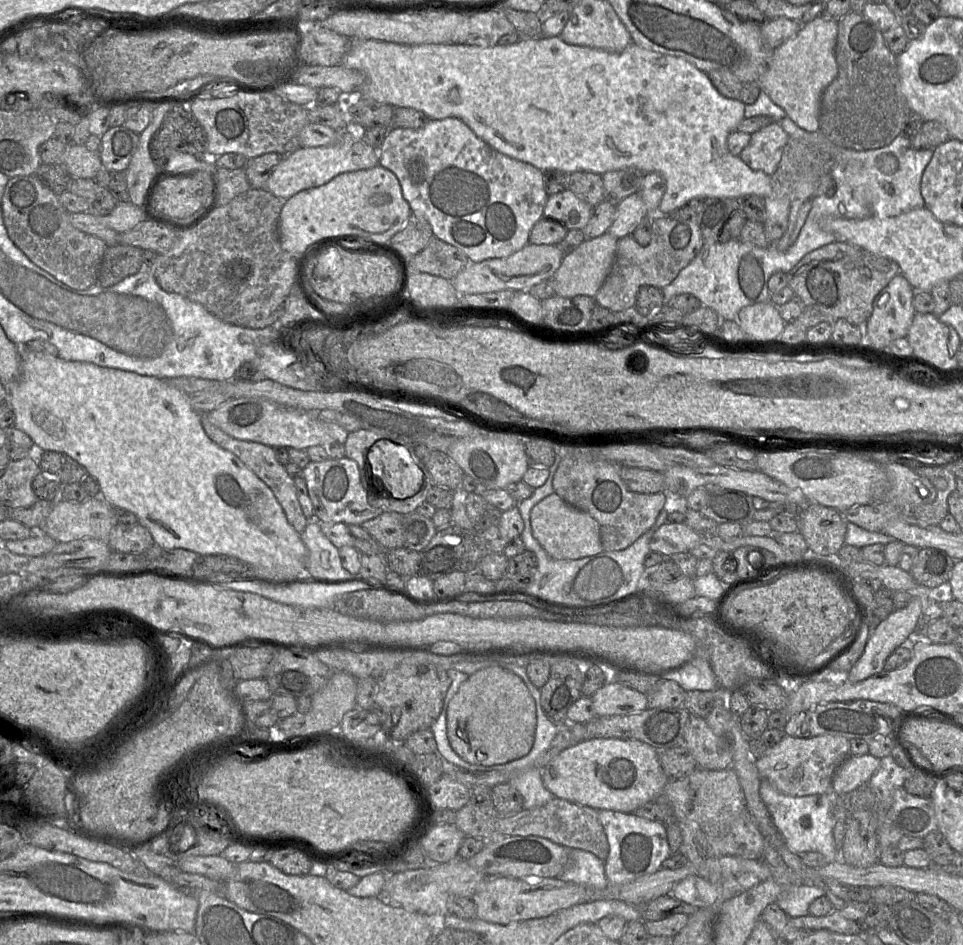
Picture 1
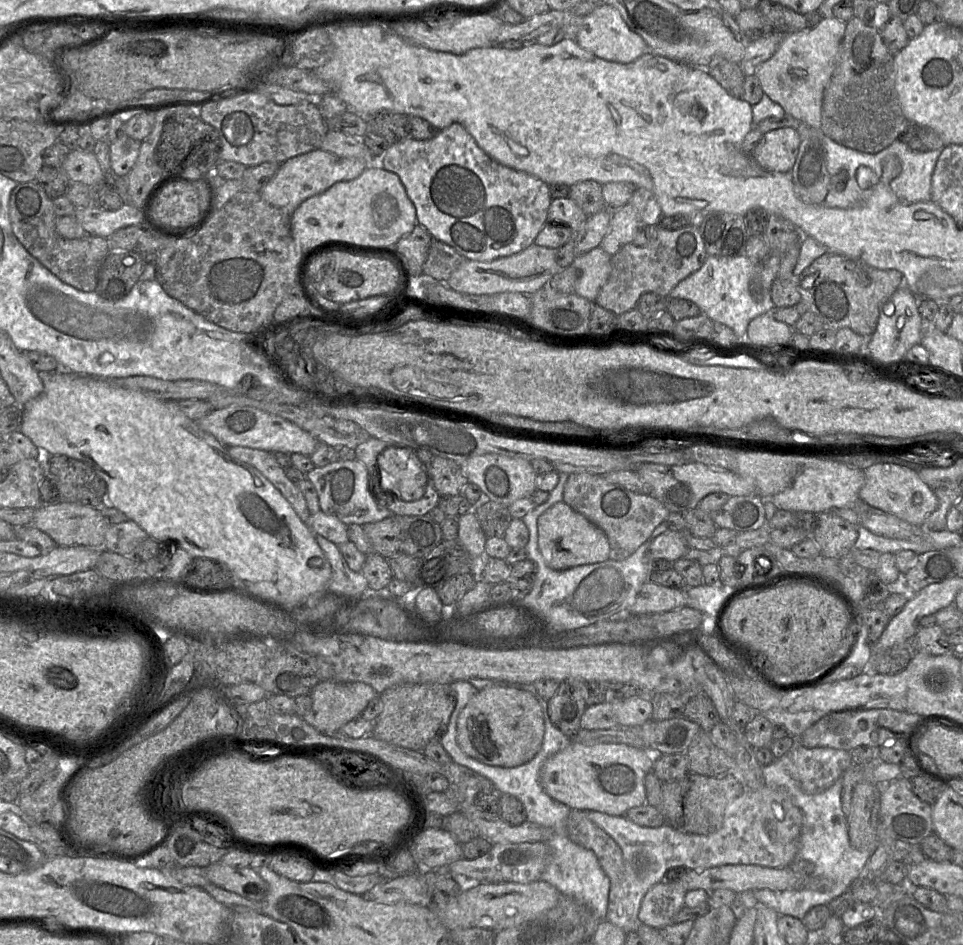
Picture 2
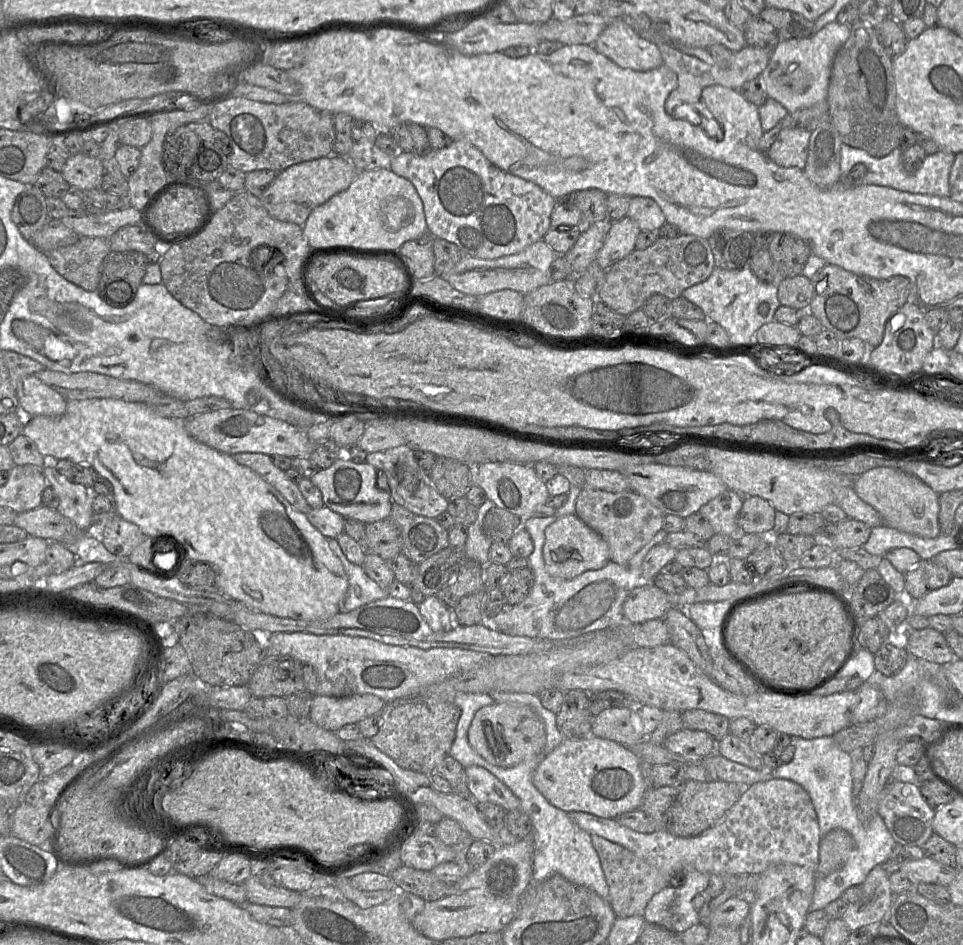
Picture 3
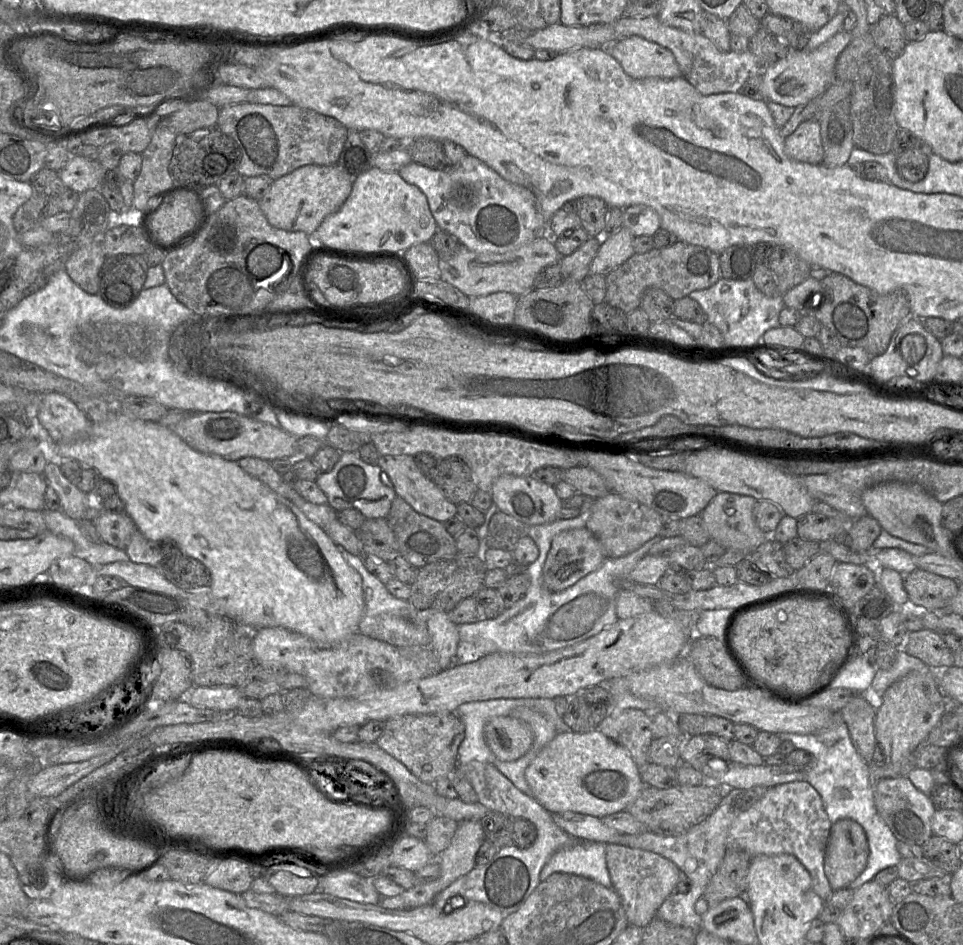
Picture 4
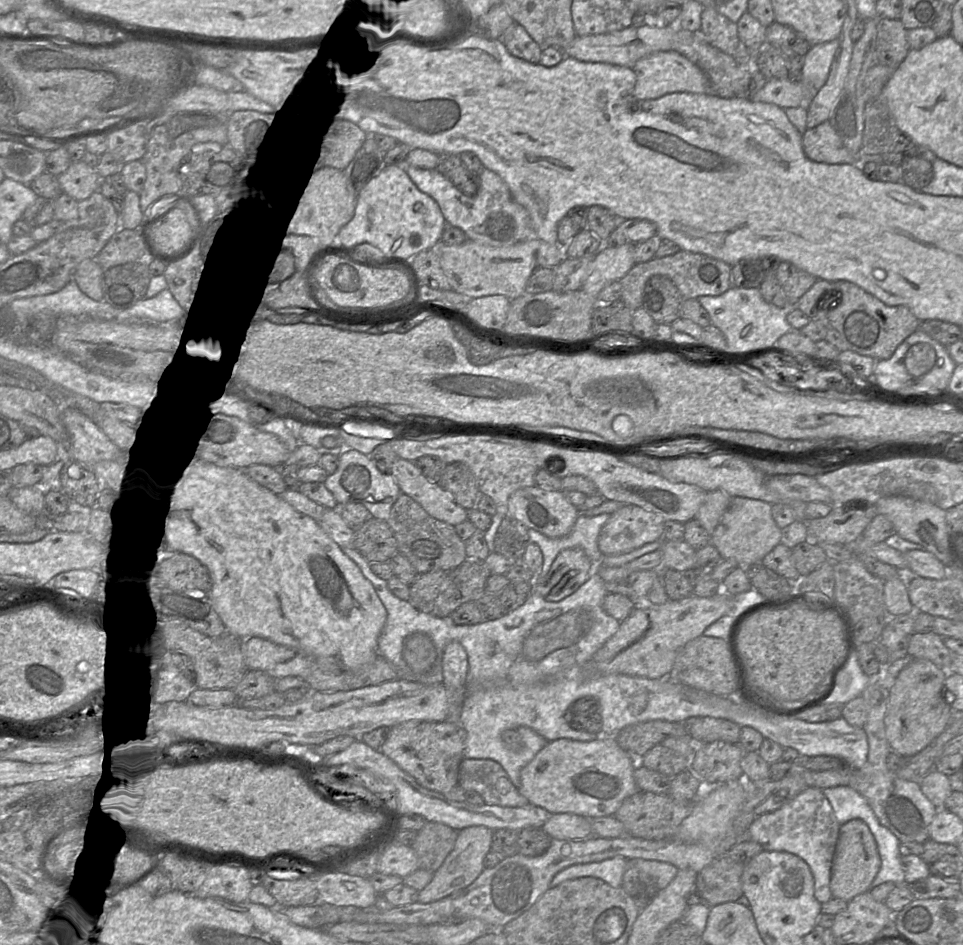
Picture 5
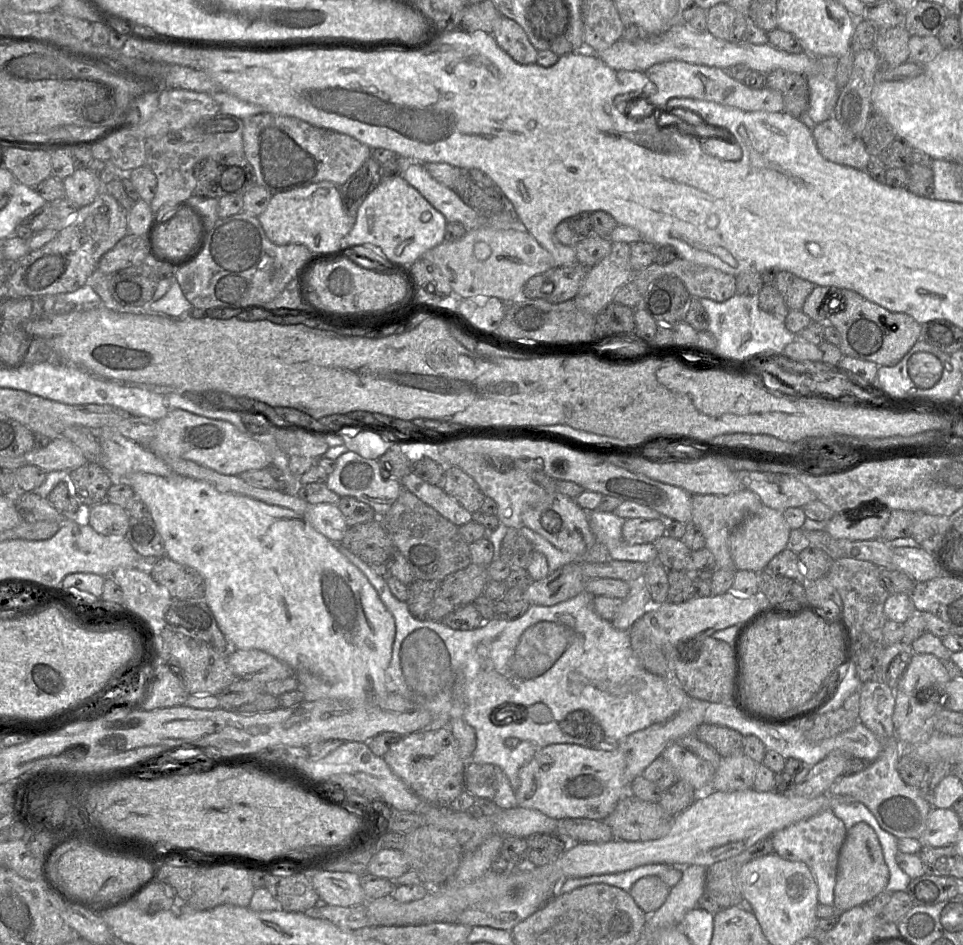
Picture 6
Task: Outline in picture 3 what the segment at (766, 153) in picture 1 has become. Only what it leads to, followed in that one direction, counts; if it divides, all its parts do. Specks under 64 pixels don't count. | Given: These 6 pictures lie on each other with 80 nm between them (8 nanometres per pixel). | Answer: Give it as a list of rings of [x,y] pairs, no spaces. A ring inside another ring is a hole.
[[[784,129],[767,149],[767,156],[779,166],[803,169],[810,136],[811,131],[808,130]]]

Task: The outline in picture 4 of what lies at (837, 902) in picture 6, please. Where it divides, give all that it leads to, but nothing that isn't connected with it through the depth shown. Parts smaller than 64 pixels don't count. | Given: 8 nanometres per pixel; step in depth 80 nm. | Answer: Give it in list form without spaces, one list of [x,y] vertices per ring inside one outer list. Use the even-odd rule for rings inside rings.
[[[842,819],[832,824],[824,871],[834,892],[849,887],[866,868],[868,857],[868,839],[858,822]]]

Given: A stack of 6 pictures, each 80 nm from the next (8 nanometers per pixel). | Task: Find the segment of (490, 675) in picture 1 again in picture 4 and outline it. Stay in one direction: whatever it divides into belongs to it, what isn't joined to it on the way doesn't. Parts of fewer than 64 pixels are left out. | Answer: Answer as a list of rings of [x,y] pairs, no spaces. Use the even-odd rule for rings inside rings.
[[[512,716],[491,718],[484,726],[484,738],[492,753],[504,762],[512,762],[532,747],[531,730]]]

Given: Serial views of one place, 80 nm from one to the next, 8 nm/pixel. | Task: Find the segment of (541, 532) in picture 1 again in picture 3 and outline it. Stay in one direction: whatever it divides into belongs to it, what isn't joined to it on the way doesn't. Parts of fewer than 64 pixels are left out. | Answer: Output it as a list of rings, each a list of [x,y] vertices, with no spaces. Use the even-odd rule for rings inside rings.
[[[575,514],[560,516],[546,528],[542,555],[549,575],[565,580],[586,571],[599,570],[610,561],[607,542]]]

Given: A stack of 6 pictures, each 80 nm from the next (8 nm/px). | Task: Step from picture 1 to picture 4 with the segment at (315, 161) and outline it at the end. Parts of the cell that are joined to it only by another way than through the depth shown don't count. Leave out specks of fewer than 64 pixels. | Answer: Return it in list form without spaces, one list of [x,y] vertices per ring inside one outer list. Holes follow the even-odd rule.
[[[310,164],[274,180],[258,202],[272,226],[286,231],[302,231],[311,236],[328,216],[342,207],[351,194],[352,187],[353,179],[338,164]]]

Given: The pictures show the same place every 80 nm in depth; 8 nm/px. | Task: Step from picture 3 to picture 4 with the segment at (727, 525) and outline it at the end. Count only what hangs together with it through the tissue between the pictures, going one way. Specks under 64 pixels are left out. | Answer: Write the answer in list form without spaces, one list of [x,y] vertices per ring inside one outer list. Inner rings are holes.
[[[717,492],[700,514],[709,533],[709,539],[721,544],[725,549],[735,549],[747,554],[754,552],[771,538],[771,535],[766,534],[759,528],[754,519],[754,506],[757,501],[750,496]]]

